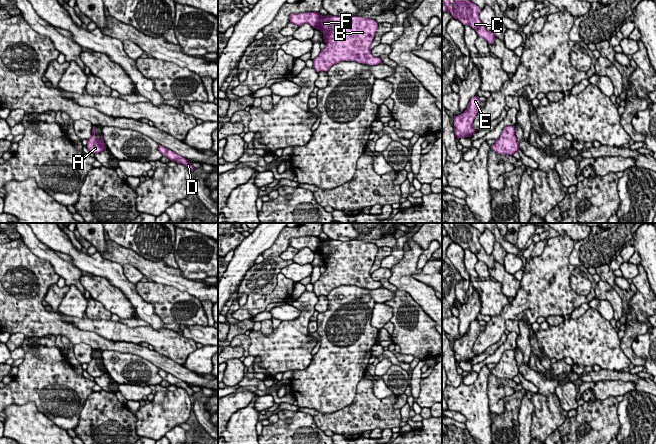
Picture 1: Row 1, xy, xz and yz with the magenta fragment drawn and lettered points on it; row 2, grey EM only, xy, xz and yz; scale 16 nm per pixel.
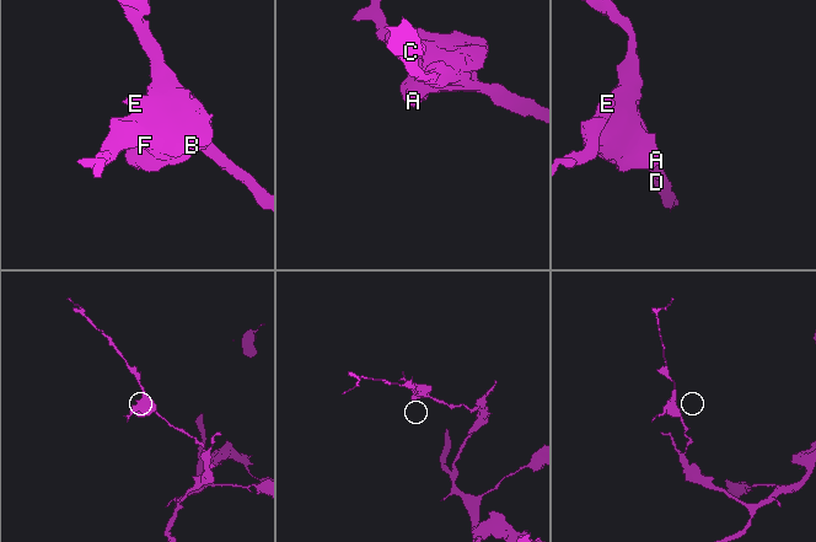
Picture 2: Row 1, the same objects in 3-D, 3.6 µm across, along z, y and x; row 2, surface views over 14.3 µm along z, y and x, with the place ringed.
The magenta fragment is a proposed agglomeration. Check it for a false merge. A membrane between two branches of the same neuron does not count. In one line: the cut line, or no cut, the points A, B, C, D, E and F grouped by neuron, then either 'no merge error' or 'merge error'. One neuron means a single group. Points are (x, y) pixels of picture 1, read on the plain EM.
cut none; groups A B C D E F; no merge error

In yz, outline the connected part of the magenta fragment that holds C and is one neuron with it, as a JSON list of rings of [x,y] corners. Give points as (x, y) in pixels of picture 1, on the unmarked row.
[[[442,223],[442,236],[449,236],[463,249],[469,249],[478,261],[484,262],[488,268],[494,268],[495,259],[487,255],[482,248],[479,237],[481,233],[469,223]]]

